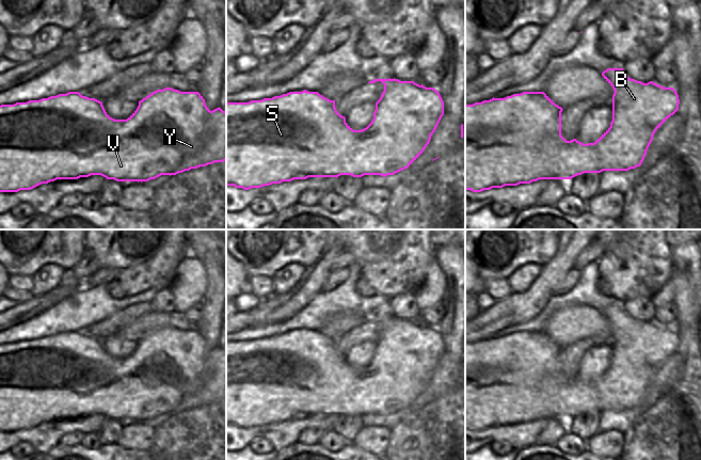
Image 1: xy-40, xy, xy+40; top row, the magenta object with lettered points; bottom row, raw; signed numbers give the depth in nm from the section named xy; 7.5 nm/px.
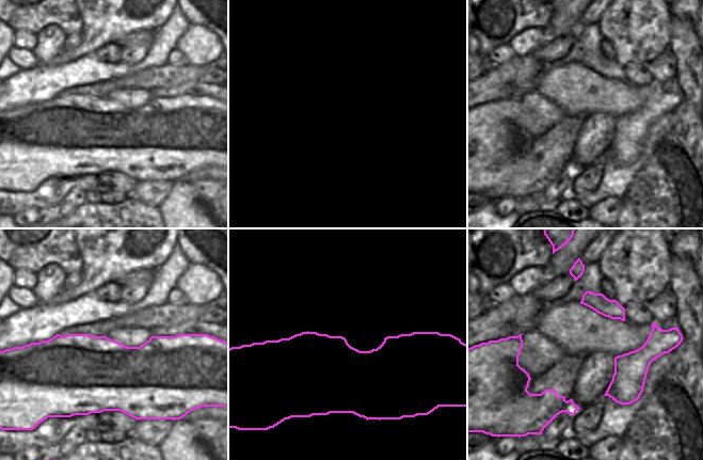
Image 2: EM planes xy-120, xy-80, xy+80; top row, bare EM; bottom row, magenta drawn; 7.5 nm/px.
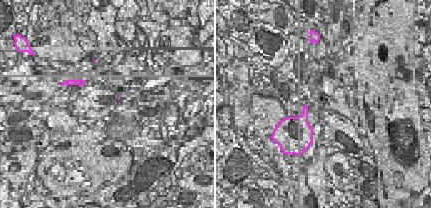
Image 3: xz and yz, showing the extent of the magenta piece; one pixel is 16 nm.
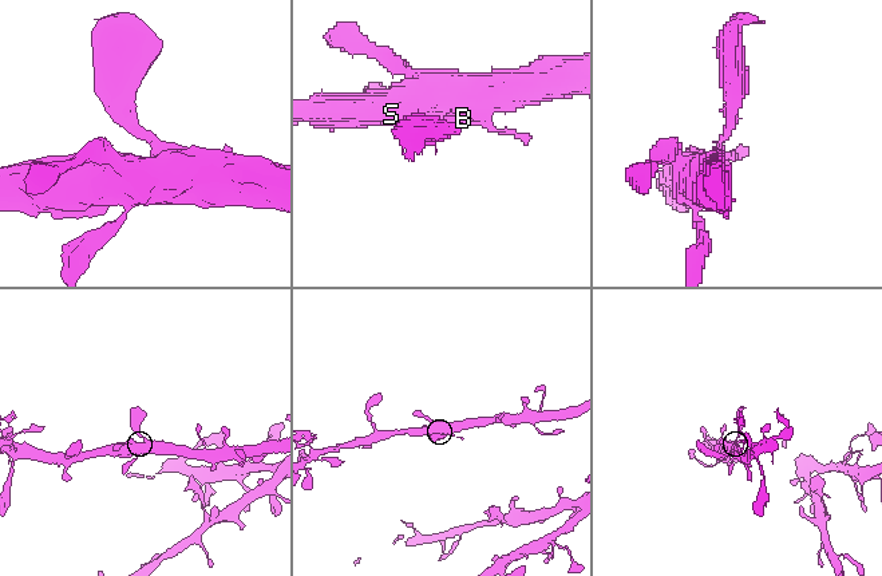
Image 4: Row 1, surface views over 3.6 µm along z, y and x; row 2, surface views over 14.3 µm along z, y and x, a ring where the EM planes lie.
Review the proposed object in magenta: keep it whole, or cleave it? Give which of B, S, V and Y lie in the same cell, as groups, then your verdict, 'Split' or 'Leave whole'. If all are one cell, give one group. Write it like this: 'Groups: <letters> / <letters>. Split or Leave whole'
Groups: B S V Y. Leave whole

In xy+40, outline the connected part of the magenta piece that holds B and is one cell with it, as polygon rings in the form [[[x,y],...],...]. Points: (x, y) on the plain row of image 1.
[[[607,307],[602,315],[615,330],[612,360],[594,382],[567,380],[561,375],[563,348],[544,331],[465,344],[465,429],[481,431],[539,418],[571,418],[584,412],[640,406],[655,370],[679,349],[679,334],[673,327],[631,318],[623,307]]]

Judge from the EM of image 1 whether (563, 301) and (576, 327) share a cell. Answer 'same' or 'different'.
different

